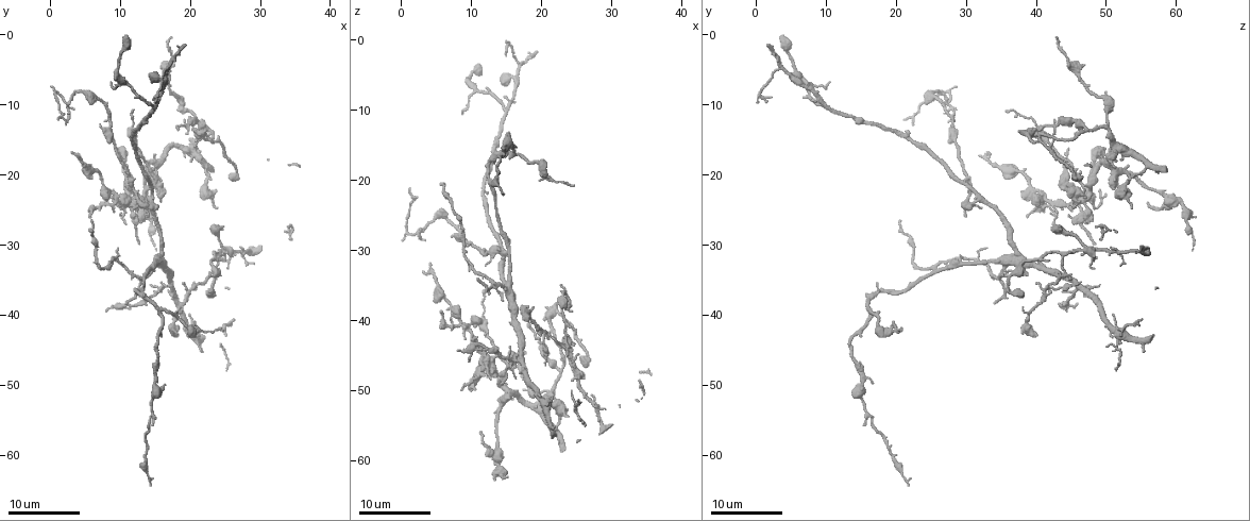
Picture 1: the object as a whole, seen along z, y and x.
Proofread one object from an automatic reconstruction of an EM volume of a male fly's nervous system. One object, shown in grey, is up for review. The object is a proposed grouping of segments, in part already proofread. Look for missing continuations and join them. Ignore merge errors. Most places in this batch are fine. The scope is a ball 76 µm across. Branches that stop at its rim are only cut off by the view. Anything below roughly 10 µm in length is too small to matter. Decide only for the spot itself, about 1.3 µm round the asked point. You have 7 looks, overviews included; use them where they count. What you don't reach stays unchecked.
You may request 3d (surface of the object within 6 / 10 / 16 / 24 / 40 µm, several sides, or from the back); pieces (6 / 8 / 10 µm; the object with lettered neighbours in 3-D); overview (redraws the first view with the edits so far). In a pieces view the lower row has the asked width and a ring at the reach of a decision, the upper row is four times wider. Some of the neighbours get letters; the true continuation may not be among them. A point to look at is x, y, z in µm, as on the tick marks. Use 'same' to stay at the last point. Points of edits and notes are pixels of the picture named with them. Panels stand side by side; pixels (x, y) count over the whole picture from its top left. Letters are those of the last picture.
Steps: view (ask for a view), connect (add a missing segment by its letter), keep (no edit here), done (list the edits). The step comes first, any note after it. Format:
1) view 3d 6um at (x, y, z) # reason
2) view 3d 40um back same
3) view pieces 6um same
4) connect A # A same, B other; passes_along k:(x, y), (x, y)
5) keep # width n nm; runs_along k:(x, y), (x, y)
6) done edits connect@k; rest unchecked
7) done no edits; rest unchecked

view 3d 24um at (18.5, 13.5, 40.5) # branch stops here

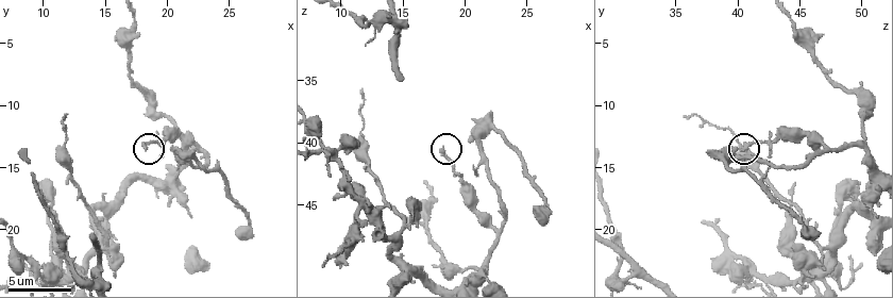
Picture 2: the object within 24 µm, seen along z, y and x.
view pieces 10um at (18.2, 13.4, 40.4)

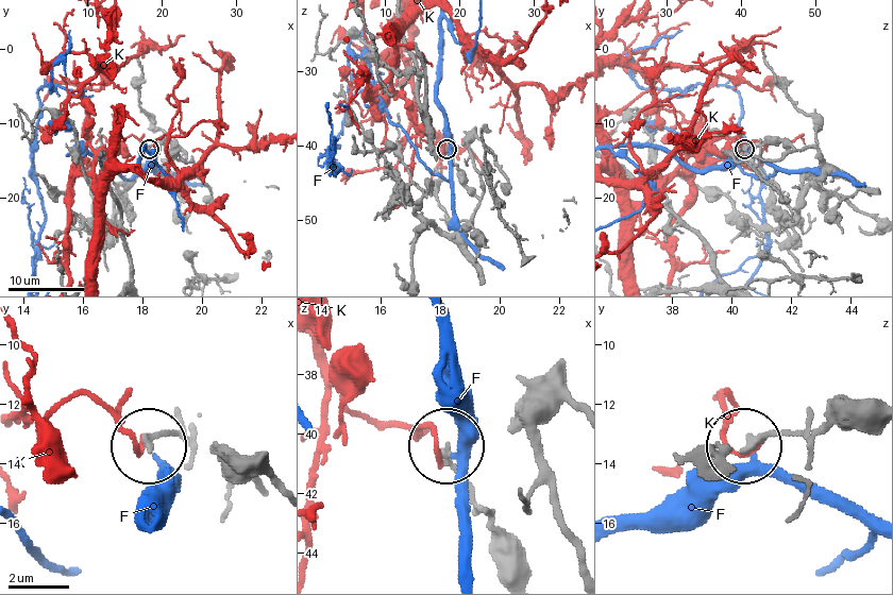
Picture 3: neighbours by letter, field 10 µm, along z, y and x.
keep # F other, K other; no lettered segment goes on from it

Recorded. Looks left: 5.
view 3d 16um at (17.0, 0.5, 43.0)

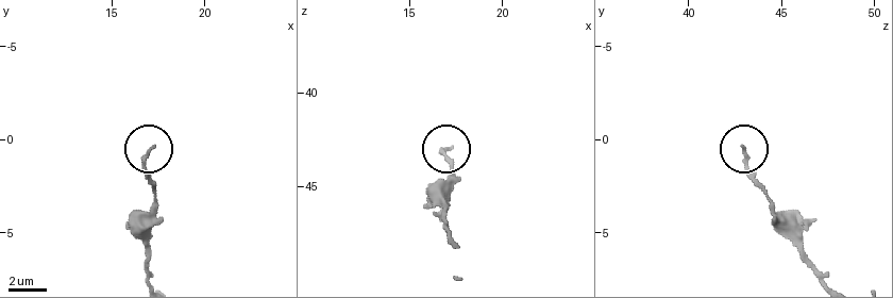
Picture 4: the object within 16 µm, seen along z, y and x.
view pieces 6um at (17.2, 0.5, 43.0)

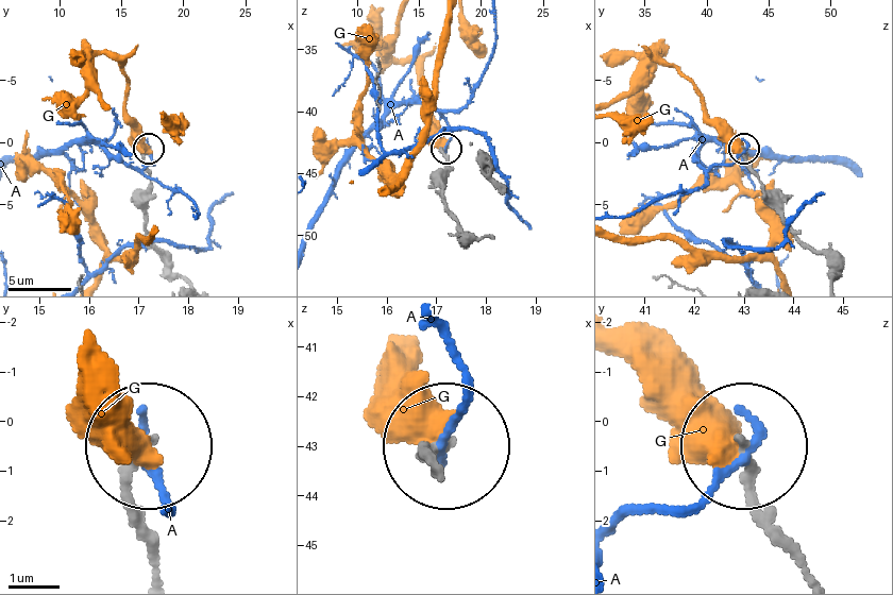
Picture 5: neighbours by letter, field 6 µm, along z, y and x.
keep # width 170 nm; A other, G other; runs_along 5:(832, 278), (829, 261), (798, 239), (744, 148); none of them fits

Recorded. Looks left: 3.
view 3d 24um at (11.0, 38.0, 34.0) # free end

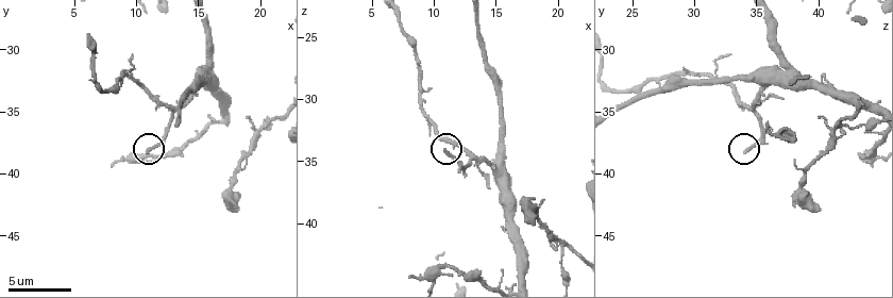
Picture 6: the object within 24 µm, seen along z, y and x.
view pieces 6um at (11.0, 38.0, 34.2) # what lies round it

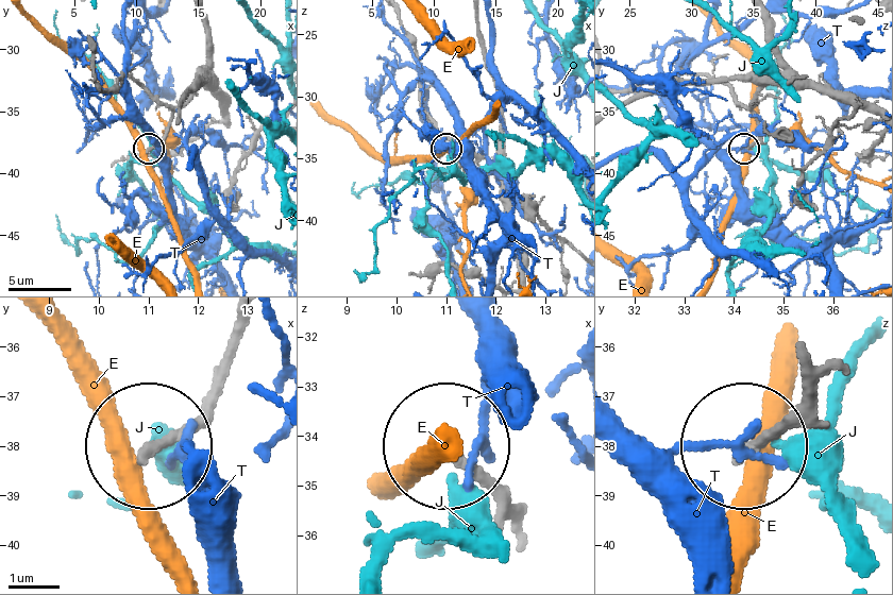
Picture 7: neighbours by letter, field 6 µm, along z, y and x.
keep # E other, J other, T other; runs_along 7:(243, 320), (206, 408), (147, 446); none of them fits

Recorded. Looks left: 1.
done no edits; rest unchecked

